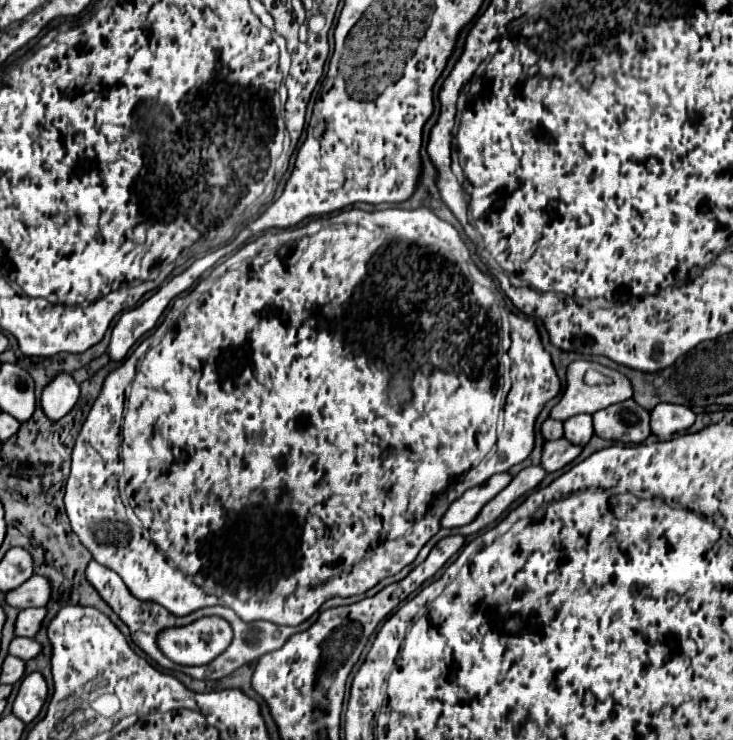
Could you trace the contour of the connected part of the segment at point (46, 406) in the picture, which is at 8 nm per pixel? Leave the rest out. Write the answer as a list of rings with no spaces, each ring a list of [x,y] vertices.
[[[61,371],[43,387],[41,409],[49,419],[57,421],[71,411],[77,399],[79,399],[79,385],[69,373]]]

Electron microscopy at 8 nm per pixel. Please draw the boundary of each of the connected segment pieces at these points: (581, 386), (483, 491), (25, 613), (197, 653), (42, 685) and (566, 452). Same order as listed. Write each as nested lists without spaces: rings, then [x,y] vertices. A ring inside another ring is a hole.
[[[573,361],[569,367],[567,367],[567,373],[565,373],[565,393],[563,393],[563,397],[561,397],[561,401],[549,411],[549,417],[553,417],[553,419],[559,419],[559,421],[565,421],[565,419],[569,419],[569,417],[573,417],[573,415],[579,415],[579,413],[595,413],[597,409],[605,409],[605,407],[609,407],[609,405],[613,405],[613,403],[621,403],[621,401],[625,401],[625,399],[629,399],[633,395],[633,389],[631,389],[631,383],[629,383],[629,379],[625,377],[625,375],[621,375],[619,371],[611,371],[611,369],[607,369],[607,367],[601,367],[601,365],[597,365],[597,363],[591,363],[591,361]],[[587,369],[597,369],[599,373],[603,373],[603,375],[609,375],[611,377],[611,383],[605,383],[605,385],[587,385],[585,381],[583,381],[583,377],[585,377],[585,371]]]
[[[499,473],[493,475],[489,481],[485,481],[485,485],[477,485],[473,489],[467,489],[445,513],[445,517],[441,519],[441,527],[461,527],[471,523],[477,513],[483,509],[483,505],[487,501],[491,501],[499,491],[503,491],[511,481],[509,473]]]
[[[45,607],[19,611],[17,621],[15,621],[15,637],[35,637],[35,633],[41,627],[41,621],[43,621],[45,613],[47,613]]]
[[[213,615],[213,617],[201,617],[201,619],[197,619],[189,625],[183,625],[183,627],[163,629],[161,635],[157,635],[157,645],[159,645],[159,649],[163,651],[165,657],[171,657],[173,663],[179,663],[179,665],[205,665],[229,647],[231,637],[233,637],[231,625],[225,619]]]
[[[29,673],[27,677],[23,677],[19,693],[13,701],[13,715],[17,715],[23,723],[31,723],[39,715],[45,699],[47,699],[47,683],[43,675]]]
[[[567,439],[545,441],[541,451],[541,467],[547,473],[553,473],[557,469],[563,469],[567,463],[571,463],[579,453],[581,453],[581,447],[571,445]]]

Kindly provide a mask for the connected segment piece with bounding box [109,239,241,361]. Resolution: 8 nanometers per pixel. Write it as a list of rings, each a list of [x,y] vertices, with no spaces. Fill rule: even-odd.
[[[235,239],[229,243],[229,245],[223,245],[223,247],[219,247],[219,249],[215,249],[213,253],[207,253],[205,257],[201,257],[201,259],[197,259],[191,267],[187,267],[183,273],[179,273],[179,275],[175,275],[175,277],[171,277],[167,283],[163,283],[149,299],[145,299],[139,307],[135,307],[133,311],[127,311],[127,313],[123,313],[121,317],[119,317],[119,321],[117,321],[117,325],[113,327],[113,335],[111,335],[111,343],[109,343],[109,357],[111,359],[115,359],[115,361],[121,361],[121,359],[125,359],[125,355],[129,353],[129,349],[133,347],[133,343],[141,337],[141,335],[145,335],[147,331],[151,331],[153,327],[155,327],[155,323],[159,321],[159,317],[161,317],[161,313],[165,311],[165,307],[169,305],[169,301],[171,299],[175,299],[177,295],[181,295],[183,291],[187,291],[205,271],[209,271],[221,257],[227,257],[231,251],[235,251],[237,247],[239,247],[241,243],[235,243]]]

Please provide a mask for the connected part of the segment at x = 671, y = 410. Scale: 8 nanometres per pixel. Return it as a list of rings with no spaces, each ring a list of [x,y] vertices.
[[[659,403],[651,411],[651,433],[659,439],[669,439],[673,433],[685,431],[693,425],[695,413],[685,405]]]

